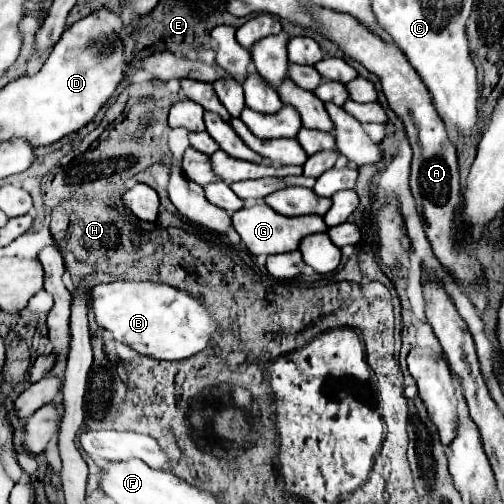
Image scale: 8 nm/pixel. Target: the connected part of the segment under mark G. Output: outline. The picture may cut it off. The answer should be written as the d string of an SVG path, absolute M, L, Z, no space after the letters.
M255 203L251 207L243 207L231 215L235 231L241 235L241 241L253 255L271 255L271 253L287 253L299 247L299 241L313 233L327 231L323 217L285 217L275 213L265 203Z

